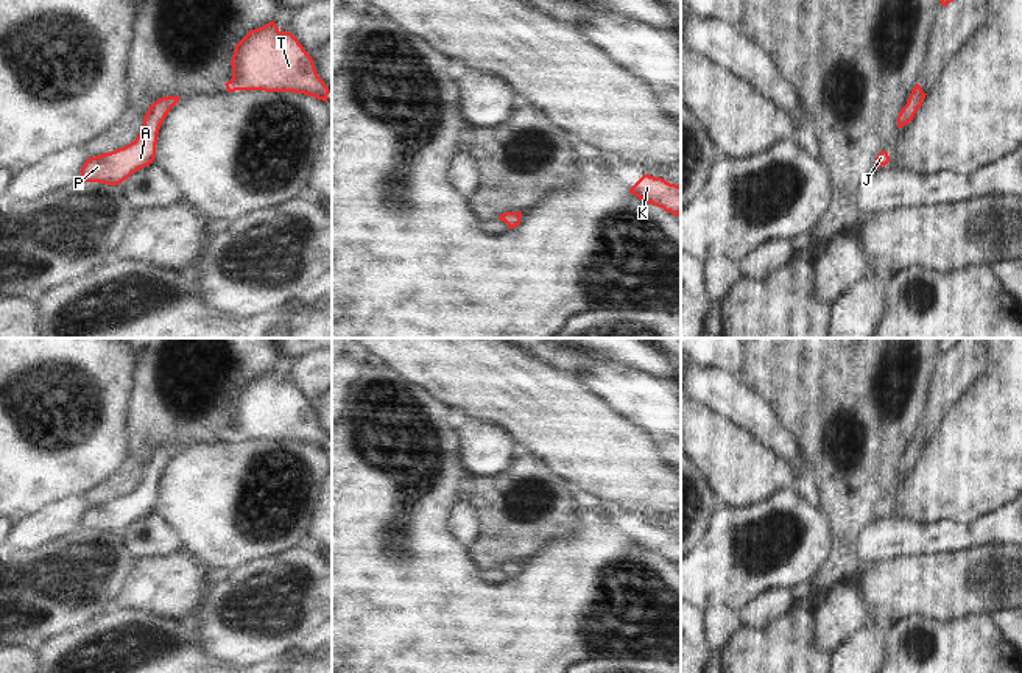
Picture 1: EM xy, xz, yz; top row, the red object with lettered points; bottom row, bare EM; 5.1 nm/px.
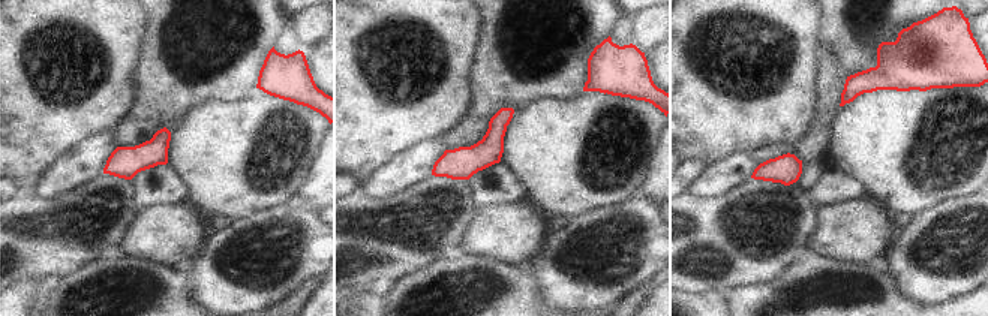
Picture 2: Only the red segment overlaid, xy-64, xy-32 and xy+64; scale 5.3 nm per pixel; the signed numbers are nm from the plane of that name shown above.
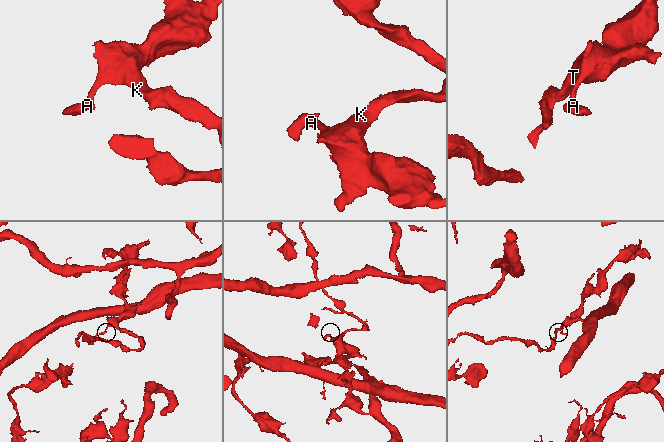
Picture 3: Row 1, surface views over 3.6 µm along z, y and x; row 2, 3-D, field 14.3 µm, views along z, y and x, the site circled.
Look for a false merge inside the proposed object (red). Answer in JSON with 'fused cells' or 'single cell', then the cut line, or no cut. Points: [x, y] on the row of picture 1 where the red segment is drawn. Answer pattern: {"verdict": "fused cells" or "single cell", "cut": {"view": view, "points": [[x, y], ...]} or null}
{"verdict": "single cell", "cut": null}

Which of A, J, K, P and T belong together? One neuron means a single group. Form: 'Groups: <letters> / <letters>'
Groups: A J K P T.

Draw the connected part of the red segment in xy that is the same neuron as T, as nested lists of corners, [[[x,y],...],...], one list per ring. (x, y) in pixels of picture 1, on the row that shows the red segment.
[[[273,22],[248,31],[235,45],[227,92],[293,92],[327,103],[329,87],[318,76],[312,56],[299,41]]]

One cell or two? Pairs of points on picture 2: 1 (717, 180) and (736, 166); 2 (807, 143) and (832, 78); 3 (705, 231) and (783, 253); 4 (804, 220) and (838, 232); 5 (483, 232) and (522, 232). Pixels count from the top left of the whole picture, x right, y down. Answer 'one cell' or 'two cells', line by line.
1: one cell
2: one cell
3: one cell
4: two cells
5: one cell

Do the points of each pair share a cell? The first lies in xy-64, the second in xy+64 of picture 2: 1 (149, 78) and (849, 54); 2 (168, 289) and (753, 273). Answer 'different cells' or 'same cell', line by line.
1: same cell
2: different cells

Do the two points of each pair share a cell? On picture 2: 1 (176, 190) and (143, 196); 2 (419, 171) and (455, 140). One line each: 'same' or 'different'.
1: same
2: different

